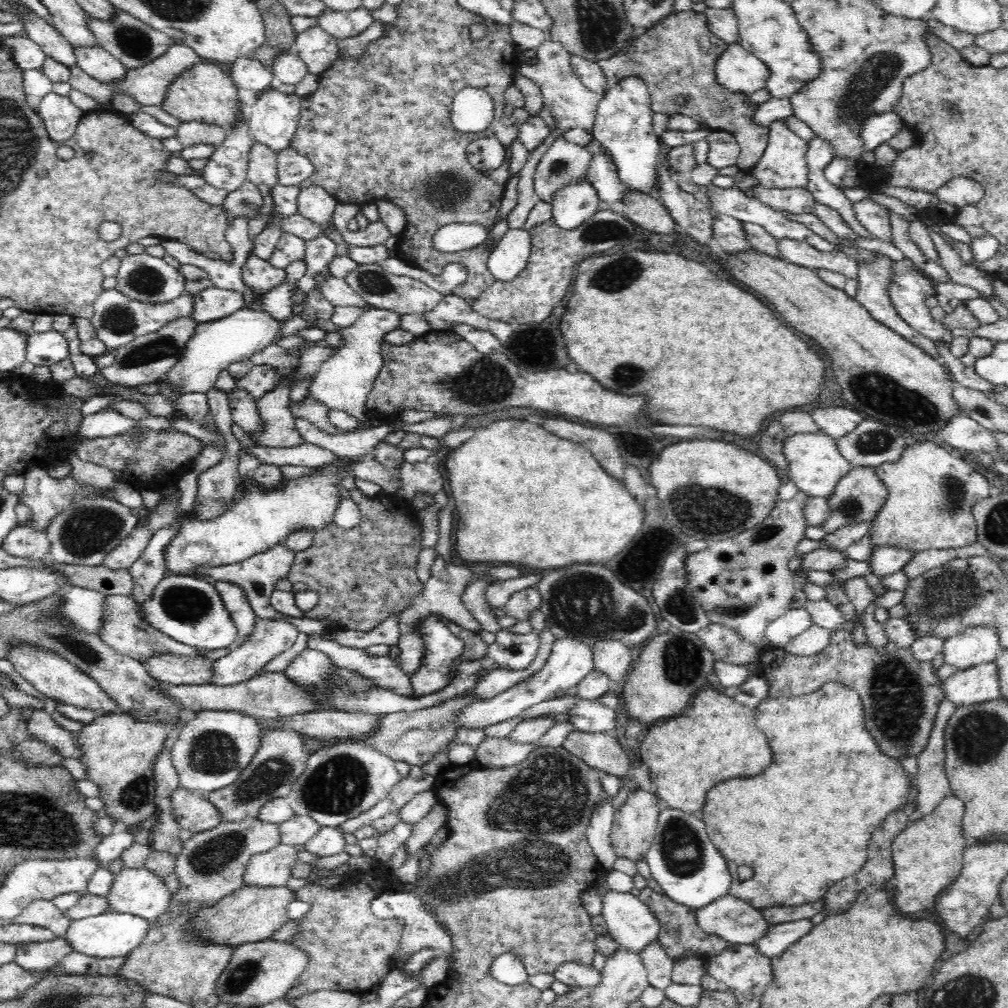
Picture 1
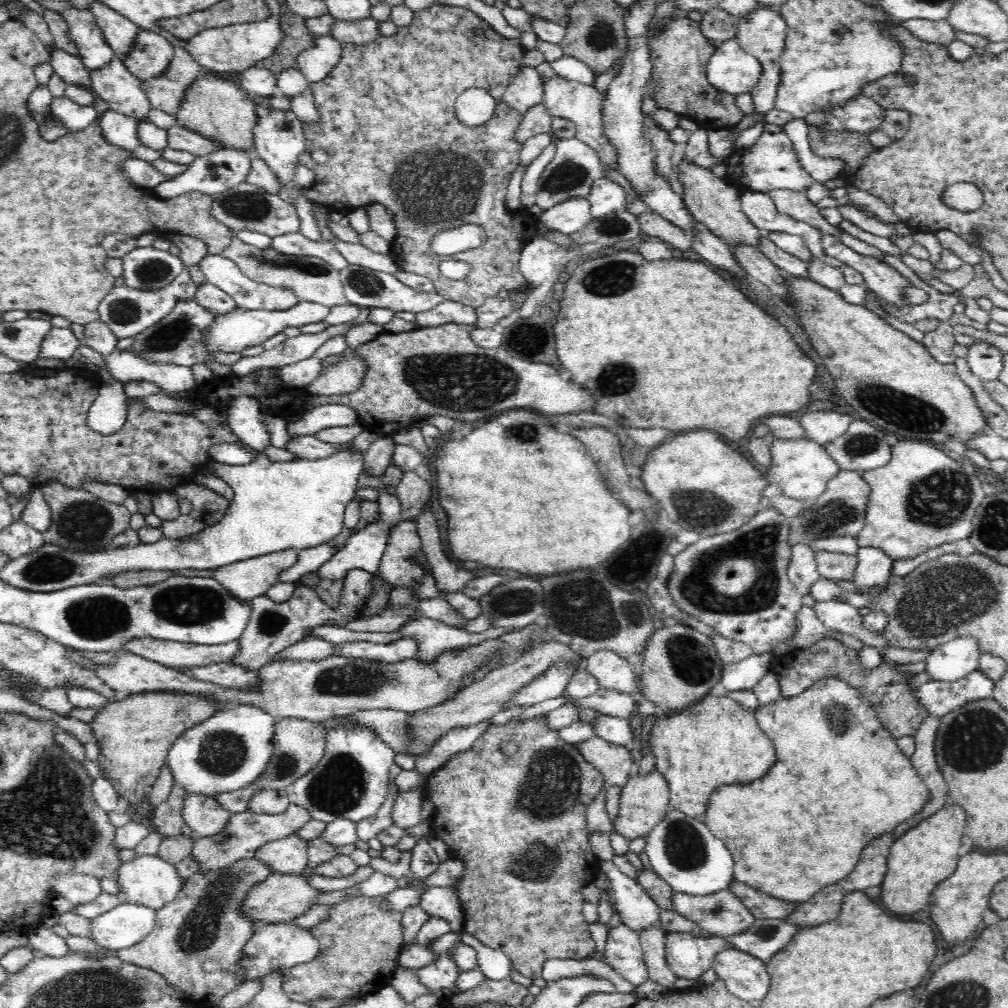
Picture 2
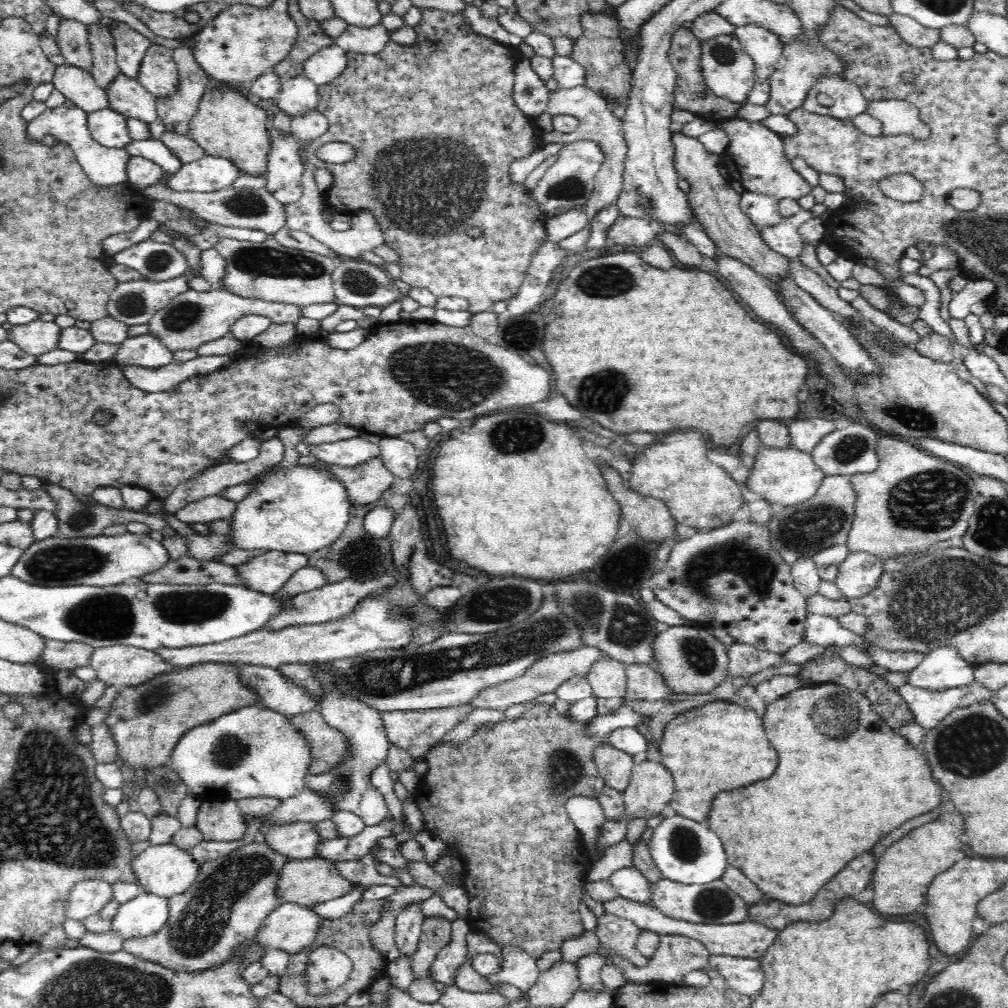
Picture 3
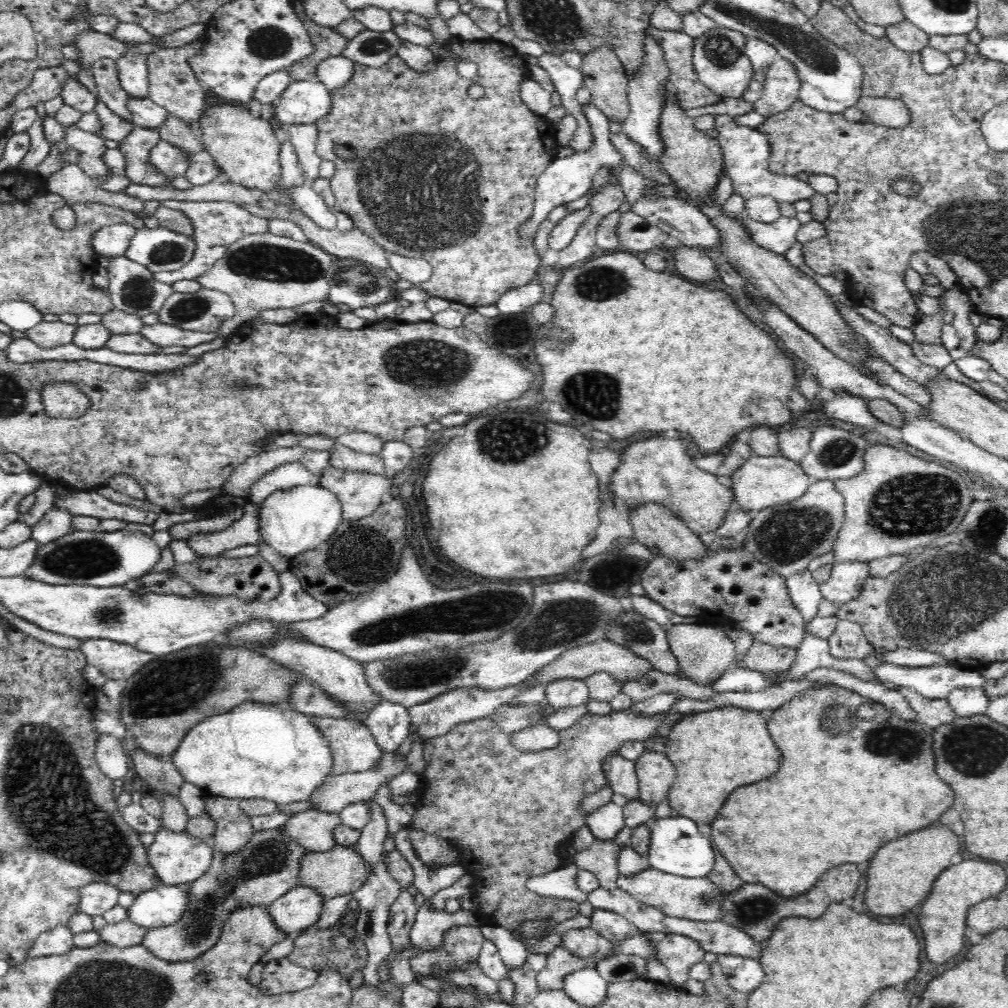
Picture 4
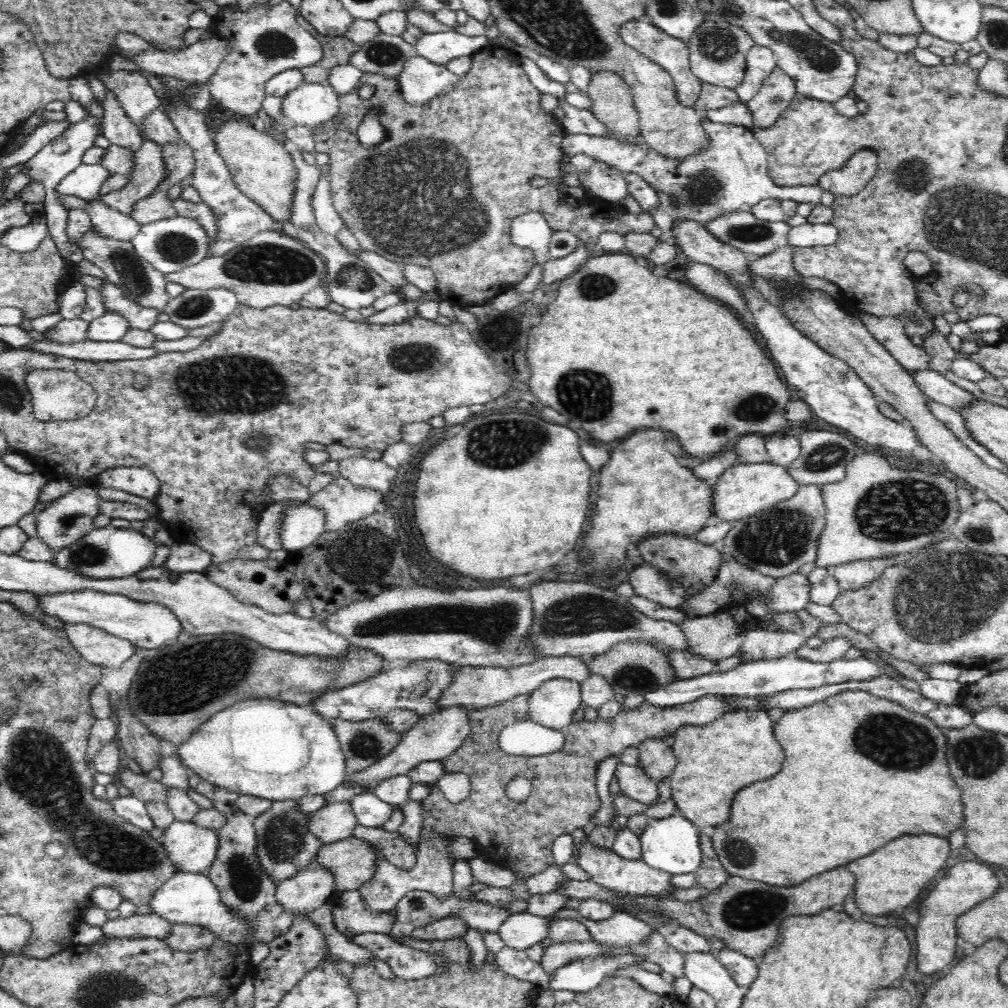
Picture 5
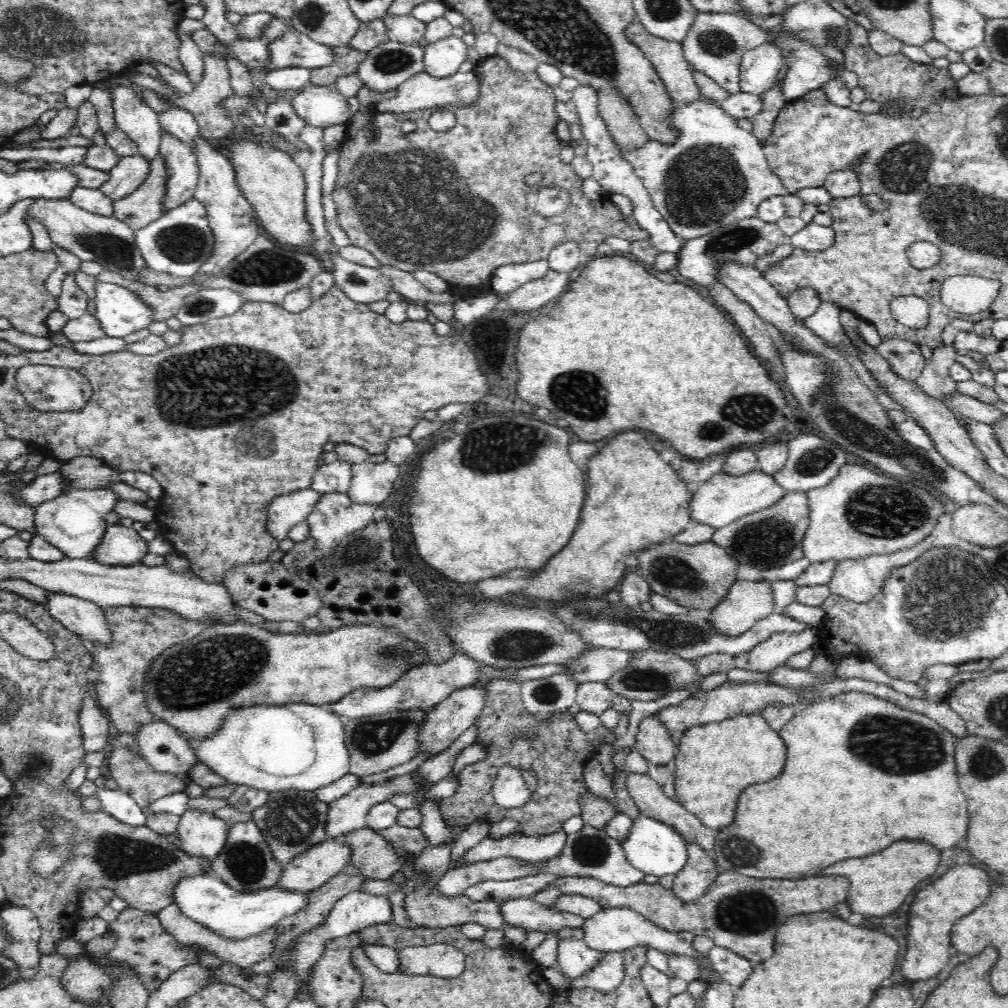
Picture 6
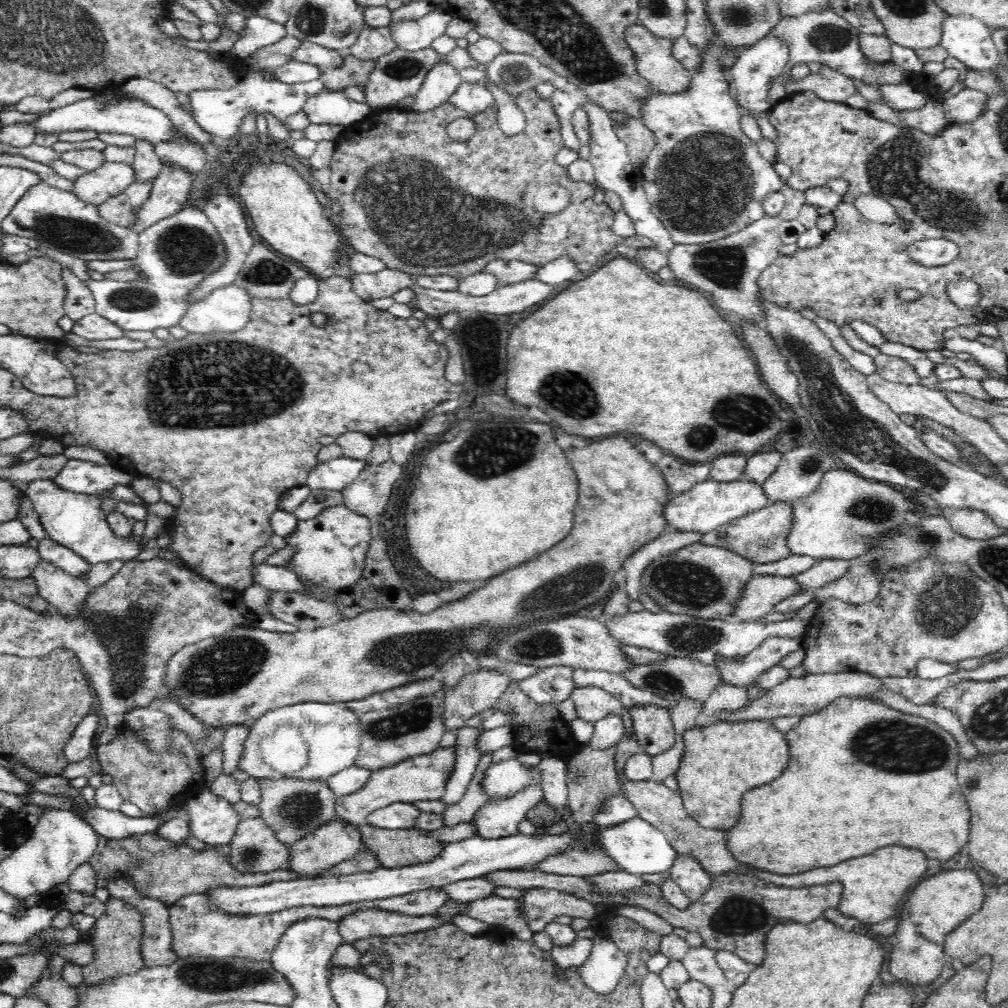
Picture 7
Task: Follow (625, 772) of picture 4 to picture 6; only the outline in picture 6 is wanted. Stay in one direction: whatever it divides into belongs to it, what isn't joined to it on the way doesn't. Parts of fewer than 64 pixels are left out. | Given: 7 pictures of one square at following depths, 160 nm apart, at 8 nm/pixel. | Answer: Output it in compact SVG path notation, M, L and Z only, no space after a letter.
M632 772L627 773L626 789L628 789L628 794L634 800L641 814L672 827L674 831L678 832L678 835L682 835L686 845L696 843L696 845L700 845L704 851L714 857L713 851L715 850L715 839L718 832L703 826L702 822L694 814L685 810L678 801L668 797L664 793L662 785L657 783L651 776L647 774L634 774Z

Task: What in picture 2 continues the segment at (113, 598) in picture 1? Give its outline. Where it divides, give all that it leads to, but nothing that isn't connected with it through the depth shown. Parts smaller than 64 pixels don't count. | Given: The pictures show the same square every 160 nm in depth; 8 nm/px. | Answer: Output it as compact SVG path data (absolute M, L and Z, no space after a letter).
M134 638L122 646L122 651L130 651L173 669L182 669L218 662L232 663L236 654L240 652L240 643L230 641L221 645L195 645L155 638Z

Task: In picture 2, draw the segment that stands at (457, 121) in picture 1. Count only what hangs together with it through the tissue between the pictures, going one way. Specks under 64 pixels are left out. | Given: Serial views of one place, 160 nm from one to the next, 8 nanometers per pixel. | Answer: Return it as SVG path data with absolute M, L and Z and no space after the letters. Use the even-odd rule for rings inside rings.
M521 66L514 80L506 88L502 99L509 107L521 115L526 114L536 104L543 104L544 82L540 79L536 68ZM470 88L456 100L456 116L468 126L485 126L496 107L496 99L487 90Z

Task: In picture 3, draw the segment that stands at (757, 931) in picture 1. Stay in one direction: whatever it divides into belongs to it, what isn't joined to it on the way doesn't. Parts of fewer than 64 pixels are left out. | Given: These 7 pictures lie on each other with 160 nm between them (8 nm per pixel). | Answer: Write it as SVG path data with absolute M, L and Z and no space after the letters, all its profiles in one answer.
M666 878L649 883L653 905L662 914L695 923L737 923L747 920L749 905L722 880L706 884L682 884Z

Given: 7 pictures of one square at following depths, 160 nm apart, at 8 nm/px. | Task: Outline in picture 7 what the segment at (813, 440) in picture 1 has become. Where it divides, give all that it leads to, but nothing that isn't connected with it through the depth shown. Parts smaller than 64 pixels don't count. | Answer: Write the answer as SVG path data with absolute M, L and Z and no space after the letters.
M704 480L695 484L690 490L674 496L663 506L663 517L666 519L668 530L680 532L698 532L706 534L751 512L760 510L771 502L763 493L760 484L735 480L734 482L718 482L717 480Z

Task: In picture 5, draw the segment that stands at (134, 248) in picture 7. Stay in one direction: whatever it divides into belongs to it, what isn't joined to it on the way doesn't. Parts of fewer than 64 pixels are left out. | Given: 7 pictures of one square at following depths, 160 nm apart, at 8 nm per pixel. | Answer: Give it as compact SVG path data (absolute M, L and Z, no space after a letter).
M94 225L76 244L83 252L83 258L99 266L110 282L113 282L130 300L164 312L171 296L166 290L164 273L155 269L146 259L134 250L132 241L106 238L94 231Z

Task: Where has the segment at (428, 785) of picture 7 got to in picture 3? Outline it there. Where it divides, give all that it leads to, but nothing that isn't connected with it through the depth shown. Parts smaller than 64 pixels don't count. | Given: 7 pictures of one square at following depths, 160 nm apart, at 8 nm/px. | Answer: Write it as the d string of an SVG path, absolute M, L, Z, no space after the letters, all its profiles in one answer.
M292 822L270 828L265 842L288 860L314 858L318 855L321 837L317 834L316 824Z

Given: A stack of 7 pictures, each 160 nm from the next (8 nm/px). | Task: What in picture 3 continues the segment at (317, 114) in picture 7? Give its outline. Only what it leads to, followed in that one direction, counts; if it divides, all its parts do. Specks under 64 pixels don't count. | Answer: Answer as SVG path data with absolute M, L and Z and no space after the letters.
M304 74L289 79L283 78L280 92L274 102L282 112L294 118L298 114L306 114L316 109L318 100L318 85Z

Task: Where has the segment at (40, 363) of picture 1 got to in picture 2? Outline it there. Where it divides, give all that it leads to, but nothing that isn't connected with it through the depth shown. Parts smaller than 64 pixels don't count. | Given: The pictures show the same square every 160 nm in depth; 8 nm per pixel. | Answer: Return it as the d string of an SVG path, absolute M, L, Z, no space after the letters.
M70 327L52 328L41 344L40 358L66 362L74 356L74 352L81 346L81 341Z

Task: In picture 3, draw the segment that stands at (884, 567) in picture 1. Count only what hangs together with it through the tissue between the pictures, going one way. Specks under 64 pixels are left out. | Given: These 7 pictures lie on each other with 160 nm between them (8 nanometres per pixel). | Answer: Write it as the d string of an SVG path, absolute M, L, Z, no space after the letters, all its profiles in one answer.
M852 552L839 564L835 578L843 598L860 598L870 594L884 574L884 560L867 552Z

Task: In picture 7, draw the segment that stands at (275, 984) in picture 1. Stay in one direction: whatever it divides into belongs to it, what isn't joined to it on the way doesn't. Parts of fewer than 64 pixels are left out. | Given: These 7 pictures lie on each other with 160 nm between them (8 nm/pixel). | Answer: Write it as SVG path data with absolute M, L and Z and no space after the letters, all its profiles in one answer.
M340 818L324 824L324 826L314 829L314 832L306 834L298 842L292 844L289 848L291 860L289 862L290 870L305 878L316 878L326 875L333 866L339 862L344 862L354 858L363 846L362 834L359 827L353 826Z

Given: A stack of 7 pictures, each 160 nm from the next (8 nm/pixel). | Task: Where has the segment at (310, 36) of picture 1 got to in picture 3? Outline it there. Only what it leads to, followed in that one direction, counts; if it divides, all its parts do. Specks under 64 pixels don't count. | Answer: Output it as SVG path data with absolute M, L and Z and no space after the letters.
M336 44L326 46L304 62L304 72L318 86L330 84L346 70L346 54L347 52Z

